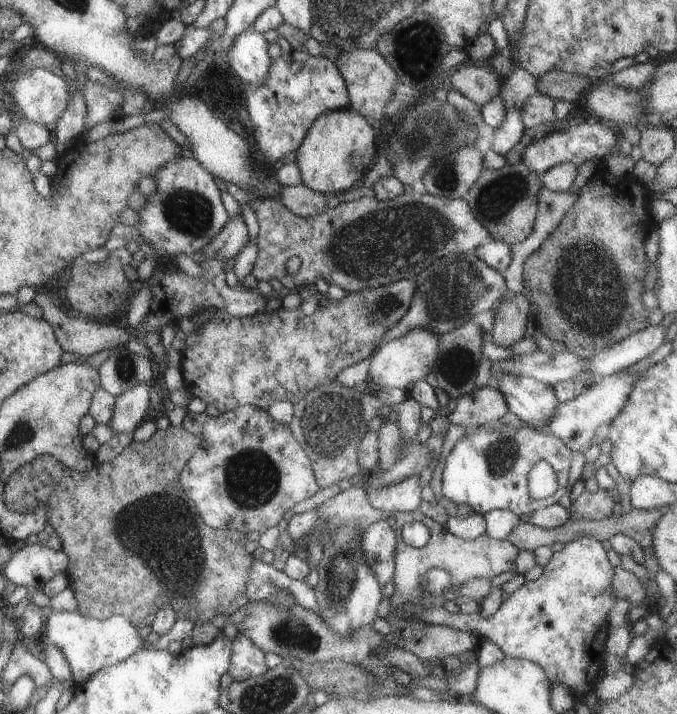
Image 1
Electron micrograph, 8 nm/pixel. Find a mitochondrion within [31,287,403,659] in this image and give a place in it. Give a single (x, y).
(161, 529)

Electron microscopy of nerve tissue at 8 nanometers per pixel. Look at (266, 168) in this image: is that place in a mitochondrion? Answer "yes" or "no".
no

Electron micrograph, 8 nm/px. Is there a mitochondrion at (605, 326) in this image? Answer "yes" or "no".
no

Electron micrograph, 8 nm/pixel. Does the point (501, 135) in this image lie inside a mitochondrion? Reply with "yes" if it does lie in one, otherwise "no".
no

